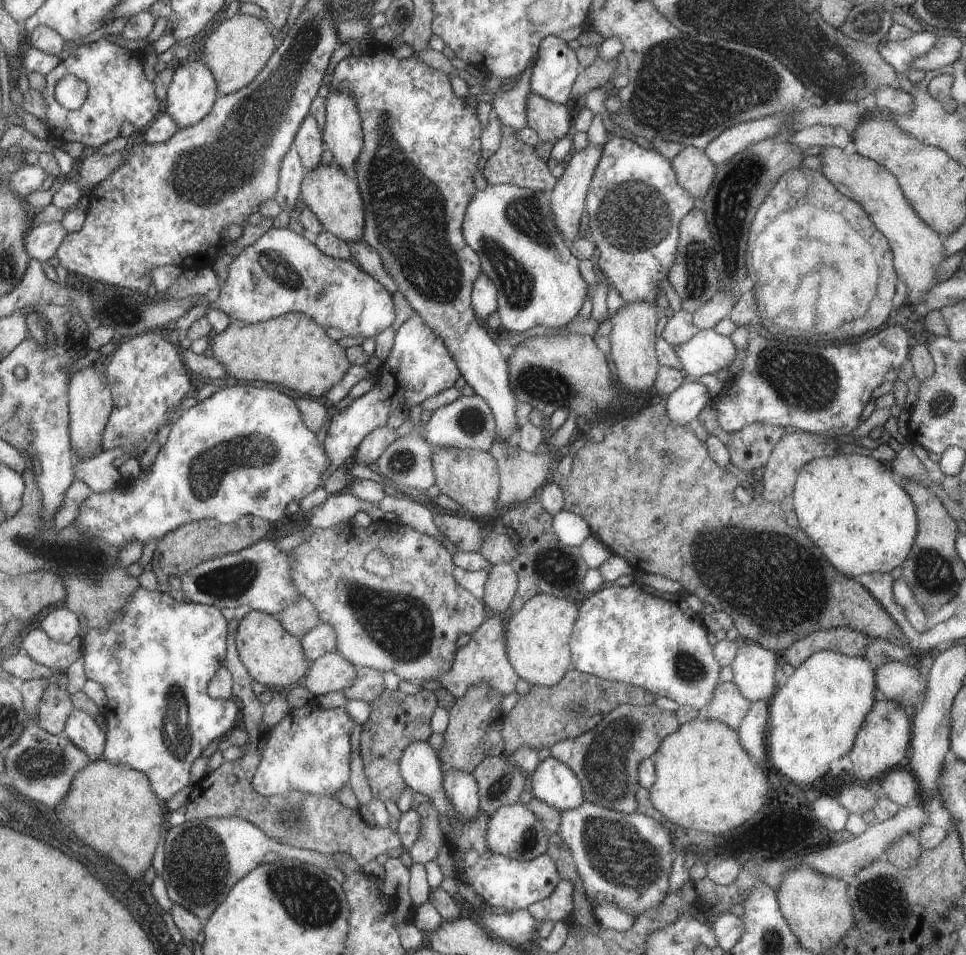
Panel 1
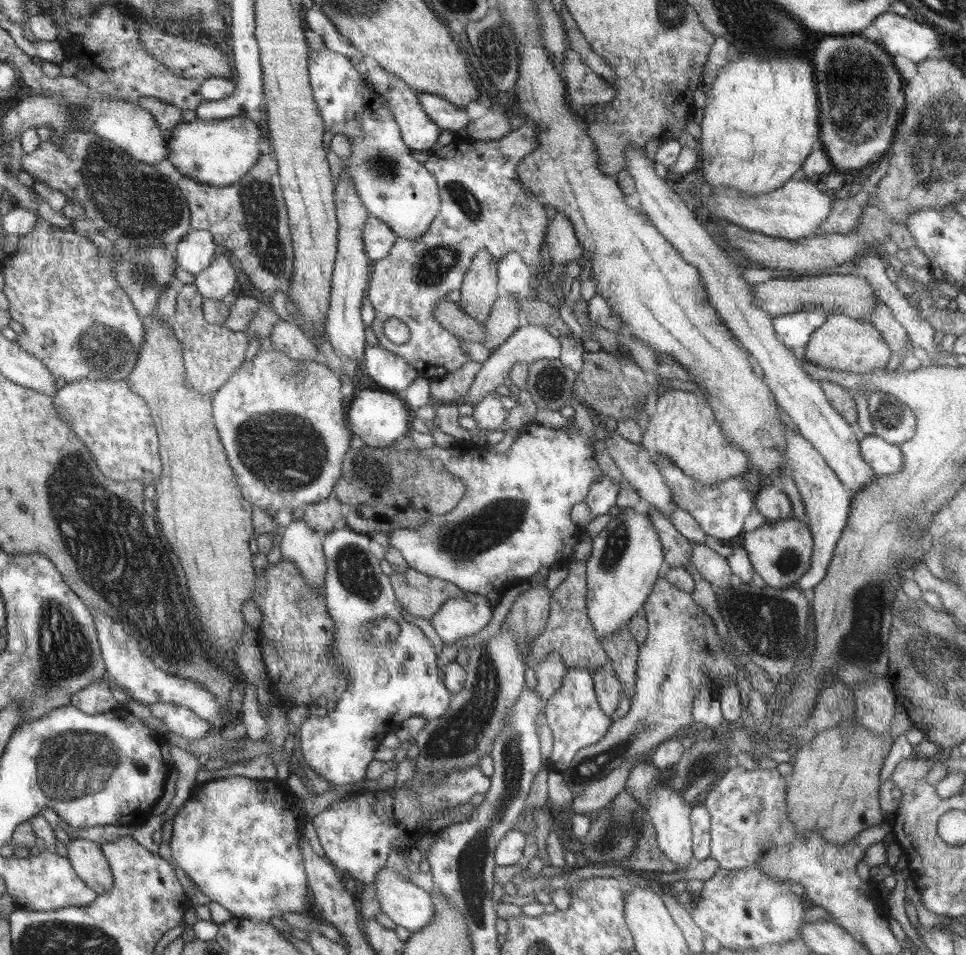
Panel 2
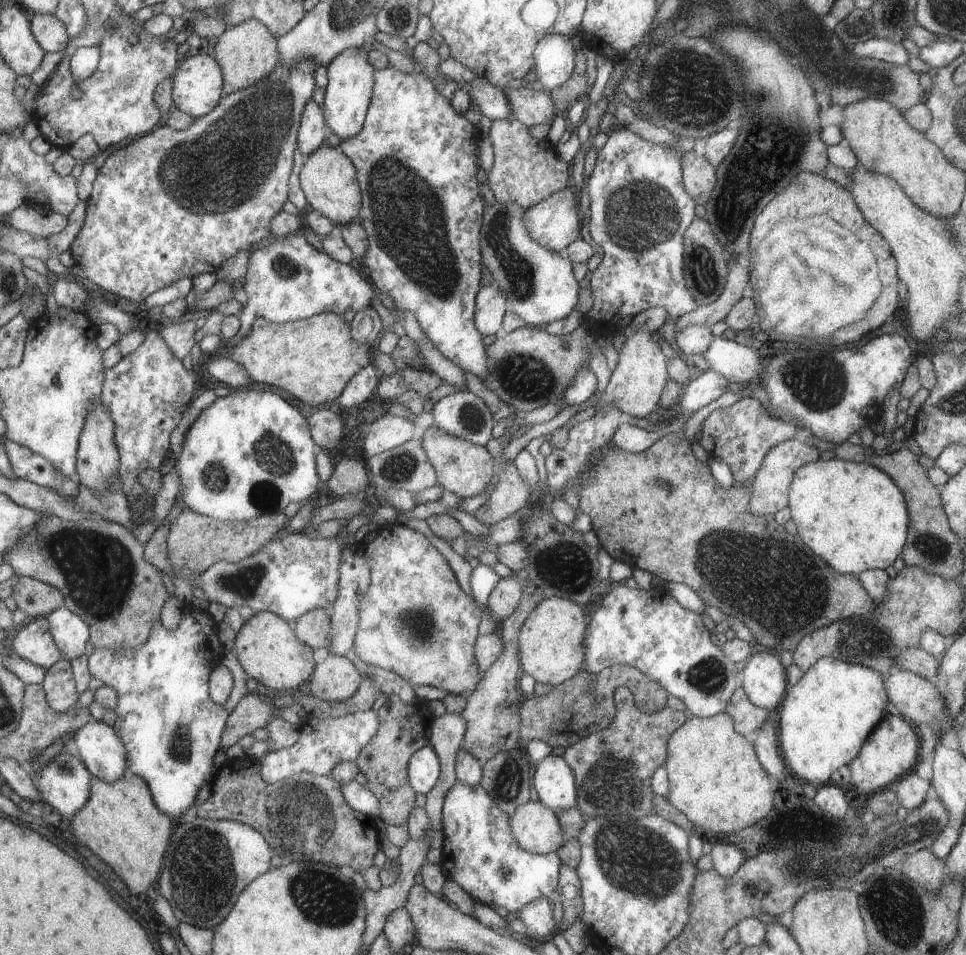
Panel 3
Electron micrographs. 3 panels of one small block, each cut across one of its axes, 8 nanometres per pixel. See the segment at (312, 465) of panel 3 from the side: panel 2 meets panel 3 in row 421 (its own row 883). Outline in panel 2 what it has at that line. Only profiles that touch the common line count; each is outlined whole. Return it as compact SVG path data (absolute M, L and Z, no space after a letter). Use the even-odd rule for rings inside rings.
M236 776L199 785L196 795L180 807L168 843L172 859L196 886L233 916L271 922L304 906L306 874L300 850L304 812L294 794L276 782L254 782Z

